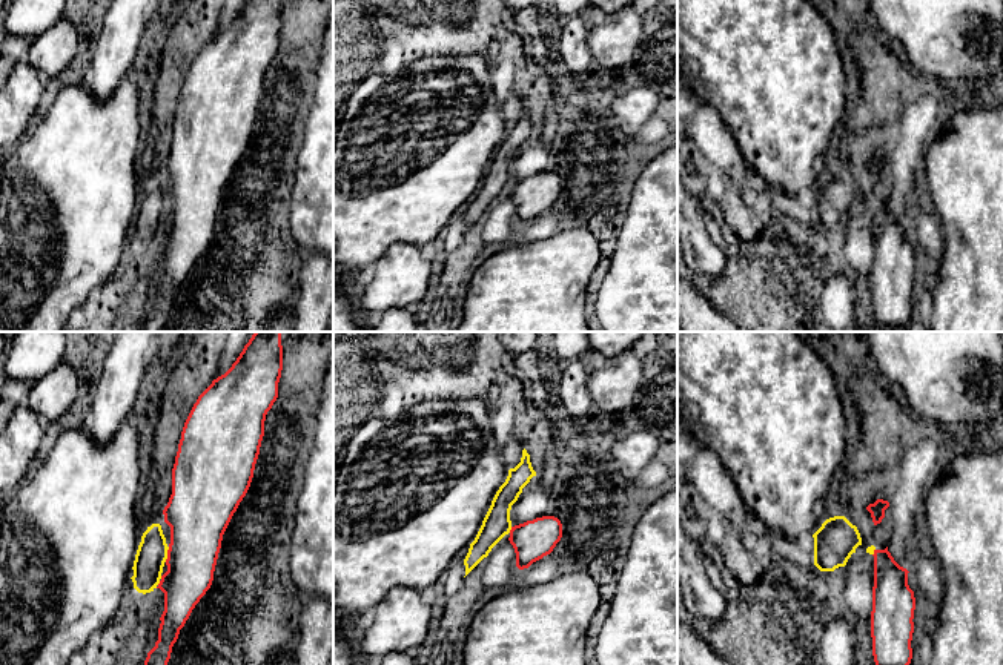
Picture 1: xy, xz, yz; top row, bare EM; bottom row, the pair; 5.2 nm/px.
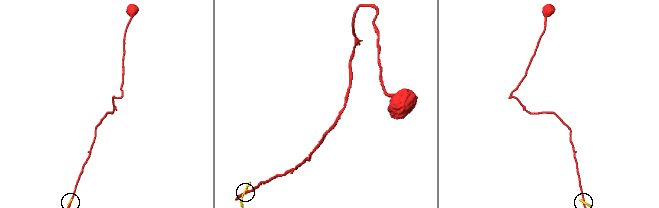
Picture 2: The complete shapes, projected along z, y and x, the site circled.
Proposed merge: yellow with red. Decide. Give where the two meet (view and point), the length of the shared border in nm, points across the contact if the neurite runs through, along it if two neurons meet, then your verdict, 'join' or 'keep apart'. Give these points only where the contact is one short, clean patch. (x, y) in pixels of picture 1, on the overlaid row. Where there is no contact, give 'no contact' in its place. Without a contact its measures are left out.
contact xy (166, 555); length 80 nm; border xy (169, 547), (165, 561); keep apart

